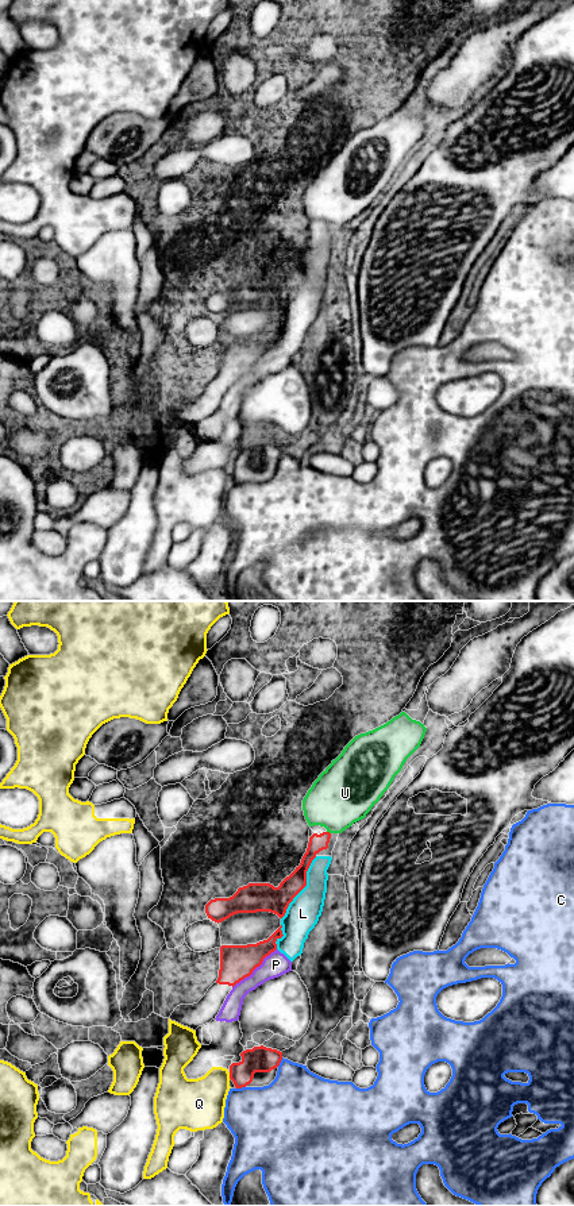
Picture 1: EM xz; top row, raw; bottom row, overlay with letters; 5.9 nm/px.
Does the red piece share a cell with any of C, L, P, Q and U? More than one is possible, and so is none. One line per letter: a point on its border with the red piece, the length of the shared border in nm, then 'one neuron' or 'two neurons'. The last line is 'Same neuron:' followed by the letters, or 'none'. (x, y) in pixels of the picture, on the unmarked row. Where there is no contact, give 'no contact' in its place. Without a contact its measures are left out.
C: meets red in xz at (280, 457); contact 70 nm long; two neurons
L: meets red in xz at (304, 281); contact 440 nm long; two neurons
P: meets red in xz at (254, 363); contact 360 nm long; two neurons
Q: meets red in xz at (230, 470); contact 40 nm long; two neurons
U: meets red in xz at (328, 227); contact 30 nm long; two neurons
Same neuron: none

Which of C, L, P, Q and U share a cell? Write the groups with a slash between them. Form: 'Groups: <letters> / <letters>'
Groups: C / L P / Q / U

